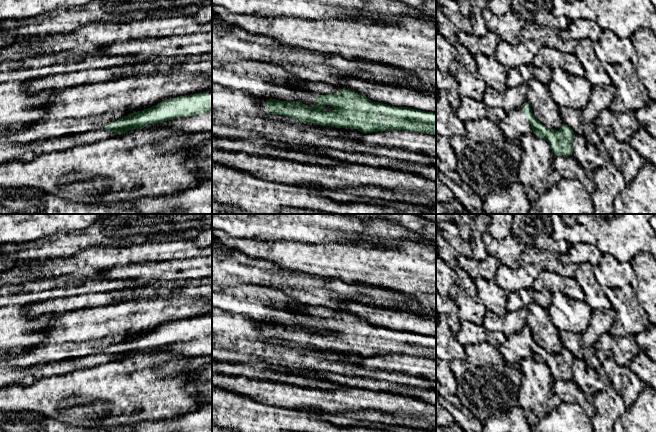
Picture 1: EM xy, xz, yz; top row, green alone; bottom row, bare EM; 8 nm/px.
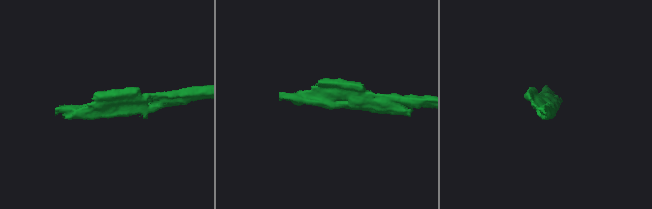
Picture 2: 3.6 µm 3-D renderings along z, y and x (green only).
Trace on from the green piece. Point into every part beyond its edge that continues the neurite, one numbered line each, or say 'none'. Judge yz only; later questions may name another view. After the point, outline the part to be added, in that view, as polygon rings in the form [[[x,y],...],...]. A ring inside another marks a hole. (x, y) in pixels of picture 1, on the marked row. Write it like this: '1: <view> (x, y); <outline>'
none

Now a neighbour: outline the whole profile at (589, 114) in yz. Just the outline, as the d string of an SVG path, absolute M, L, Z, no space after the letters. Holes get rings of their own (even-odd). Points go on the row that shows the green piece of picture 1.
M613 84L607 86L593 86L590 100L581 111L582 119L590 124L595 124L597 116L603 109L608 109L614 100L616 88Z

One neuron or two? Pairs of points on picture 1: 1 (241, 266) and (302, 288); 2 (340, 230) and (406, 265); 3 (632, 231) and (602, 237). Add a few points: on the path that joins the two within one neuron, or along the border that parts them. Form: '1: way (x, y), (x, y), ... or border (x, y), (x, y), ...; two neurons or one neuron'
1: way (256, 272), (287, 281); one neuron
2: border (394, 241), (387, 246), (361, 247), (348, 244); two neurons
3: way (625, 231), (609, 231); one neuron

